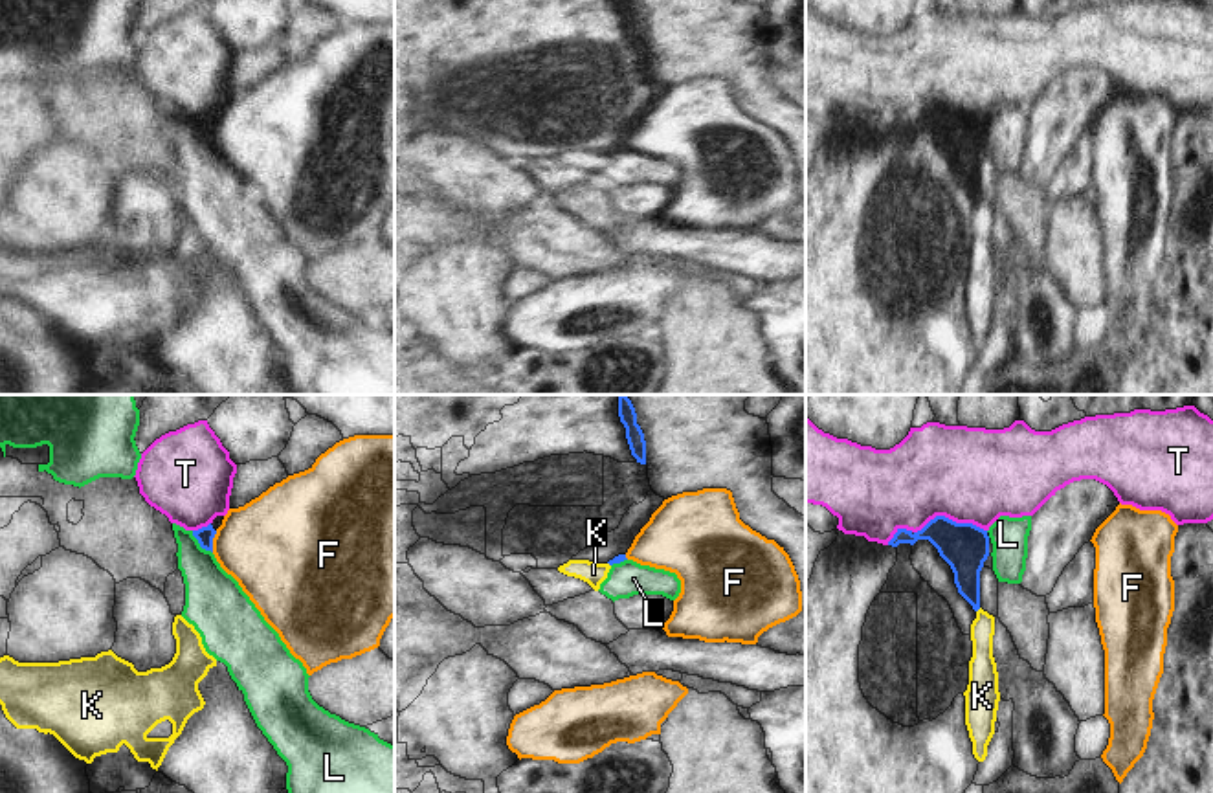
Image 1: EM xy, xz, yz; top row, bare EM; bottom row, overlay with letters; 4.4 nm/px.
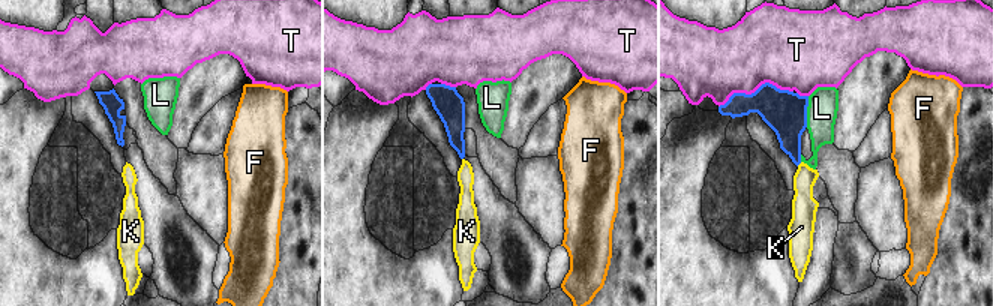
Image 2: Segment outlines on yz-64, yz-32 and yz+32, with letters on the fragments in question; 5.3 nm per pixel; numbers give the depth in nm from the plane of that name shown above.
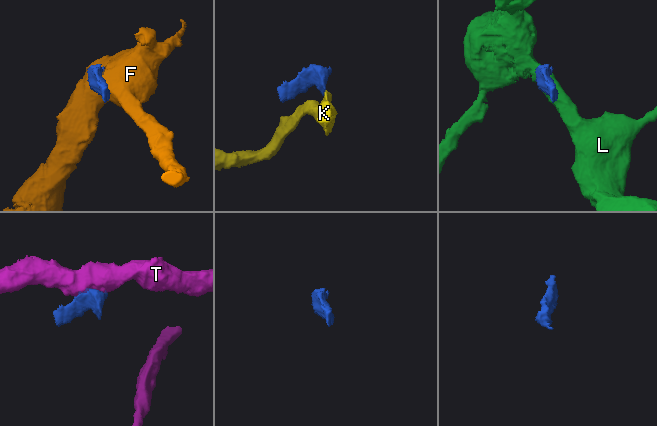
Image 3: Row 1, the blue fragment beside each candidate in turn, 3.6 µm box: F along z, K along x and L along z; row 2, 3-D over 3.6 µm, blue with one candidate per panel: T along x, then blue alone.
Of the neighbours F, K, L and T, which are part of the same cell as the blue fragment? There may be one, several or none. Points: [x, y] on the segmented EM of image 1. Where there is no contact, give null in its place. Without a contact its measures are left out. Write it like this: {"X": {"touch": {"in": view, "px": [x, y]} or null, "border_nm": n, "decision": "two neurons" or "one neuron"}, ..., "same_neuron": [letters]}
{"F": {"touch": {"in": "xy", "px": [211, 542]}, "border_nm": 100, "decision": "two neurons"}, "K": {"touch": null, "decision": "two neurons"}, "L": {"touch": {"in": "xy", "px": [199, 542]}, "border_nm": 140, "decision": "two neurons"}, "T": {"touch": {"in": "yz", "px": [936, 516]}, "border_nm": 440, "decision": "two neurons"}, "same_neuron": []}

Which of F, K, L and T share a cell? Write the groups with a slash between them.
F / K / L / T

